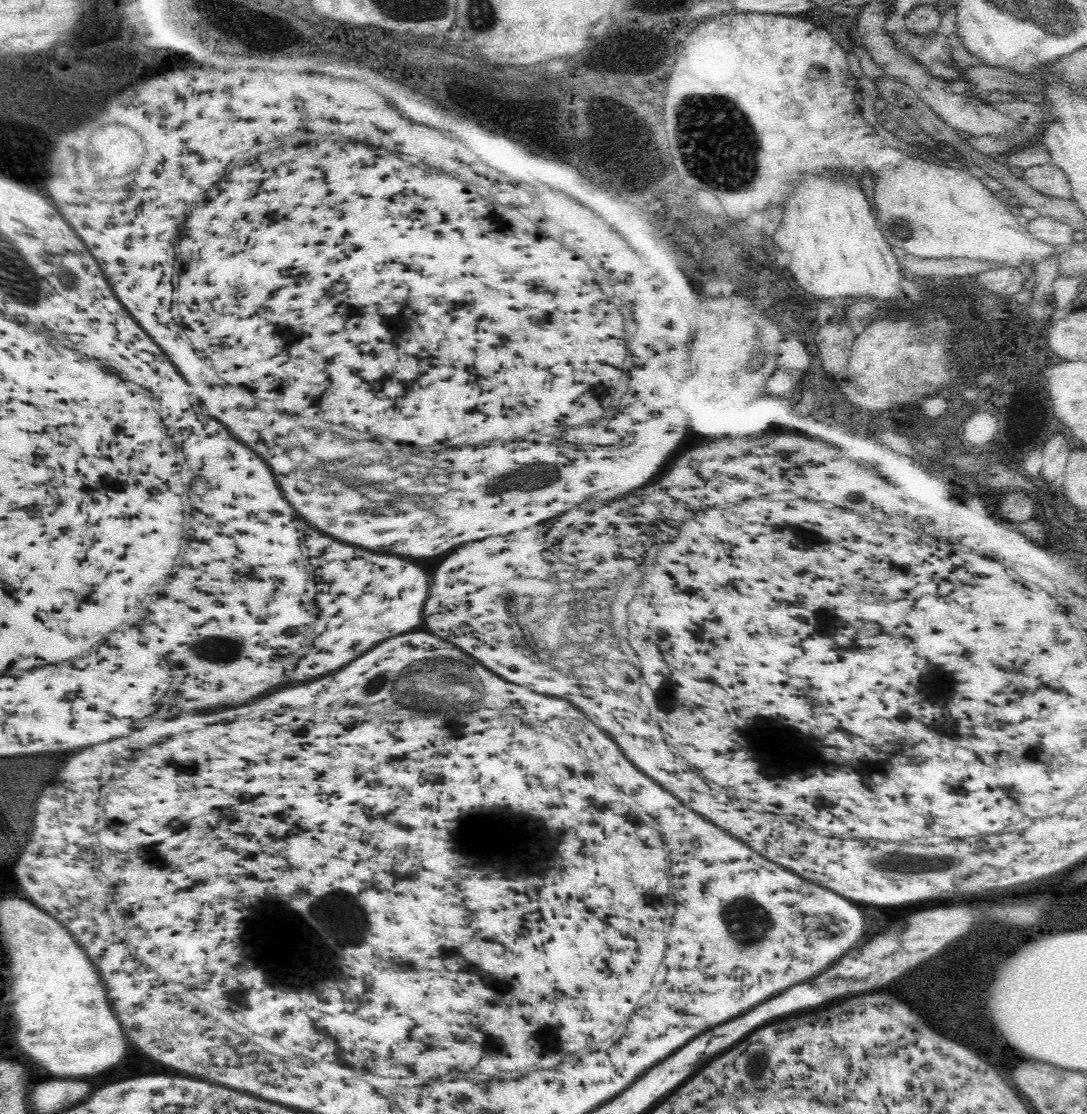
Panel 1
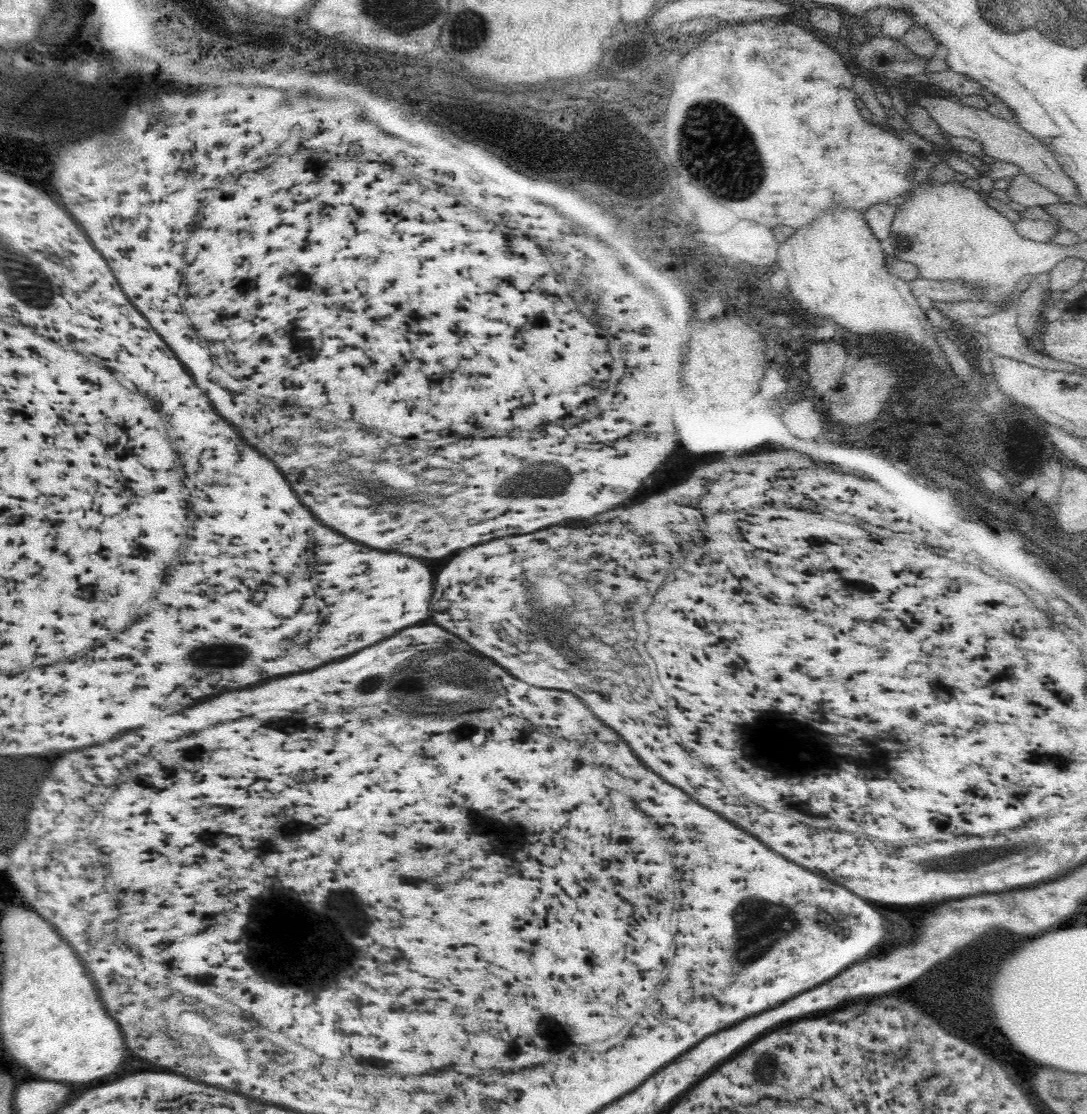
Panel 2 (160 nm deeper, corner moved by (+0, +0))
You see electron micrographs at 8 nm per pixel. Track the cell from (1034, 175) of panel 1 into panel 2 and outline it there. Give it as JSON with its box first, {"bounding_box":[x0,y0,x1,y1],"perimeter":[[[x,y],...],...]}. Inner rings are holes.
{"bounding_box":[1005,173,1062,207],"perimeter":[[[1024,173],[1013,176],[1010,184],[1005,188],[1010,200],[1026,207],[1042,207],[1062,203],[1062,198],[1048,189],[1040,186],[1036,181]]]}

